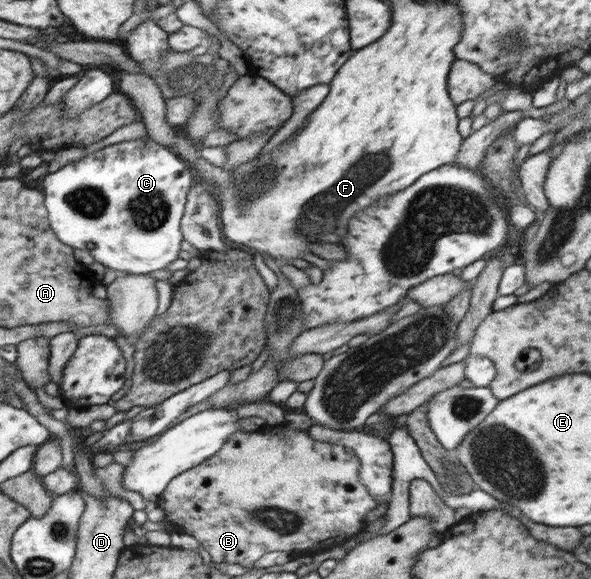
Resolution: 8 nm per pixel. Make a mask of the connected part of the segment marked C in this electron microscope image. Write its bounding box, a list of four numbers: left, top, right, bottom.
[44,136,192,274]

